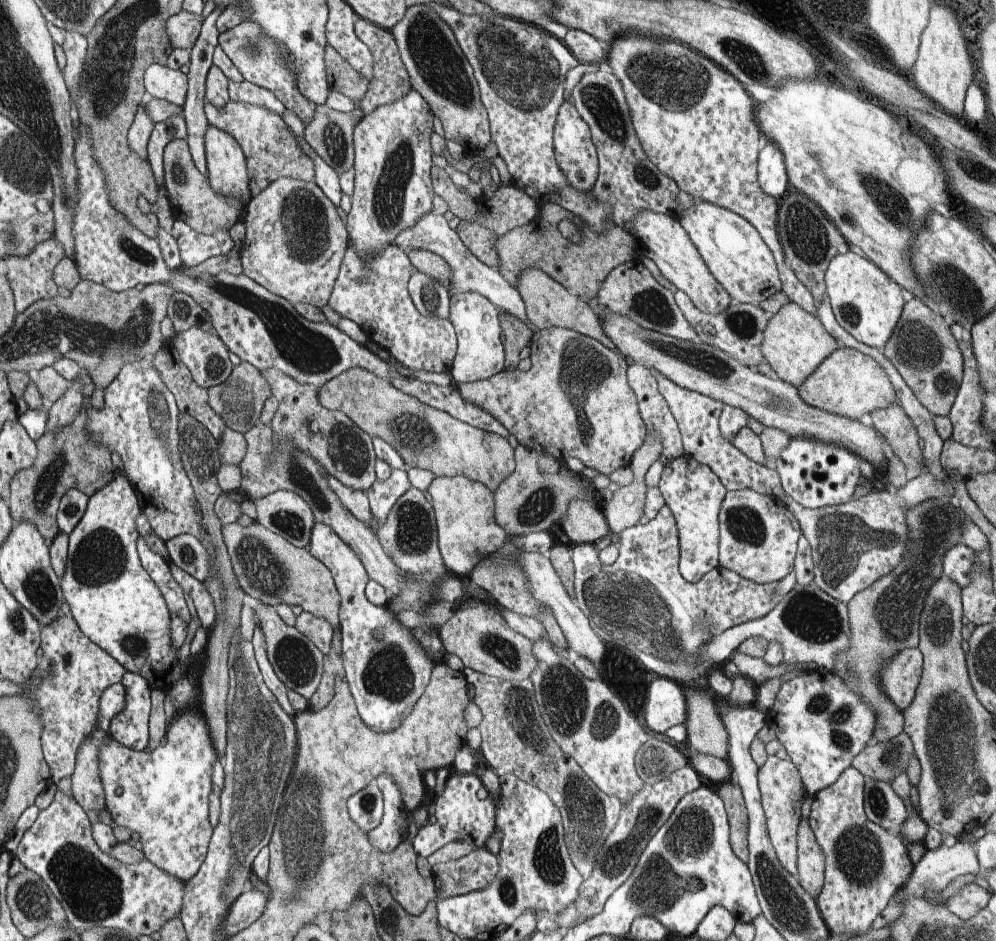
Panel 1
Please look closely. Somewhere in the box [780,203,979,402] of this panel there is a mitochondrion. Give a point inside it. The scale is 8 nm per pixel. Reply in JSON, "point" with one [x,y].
{"point":[912,351]}

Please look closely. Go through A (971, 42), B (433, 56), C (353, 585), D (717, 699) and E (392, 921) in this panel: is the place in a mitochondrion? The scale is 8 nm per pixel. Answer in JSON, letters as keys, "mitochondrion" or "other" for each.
{"A":"other","B":"mitochondrion","C":"other","D":"other","E":"mitochondrion"}

